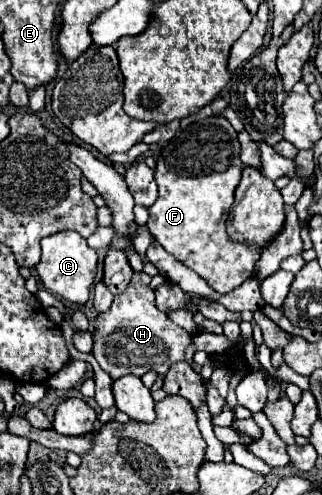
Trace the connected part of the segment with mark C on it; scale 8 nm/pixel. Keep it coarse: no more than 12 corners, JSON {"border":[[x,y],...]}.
{"border":[[76,231],[42,239],[46,291],[84,305],[96,251]]}

